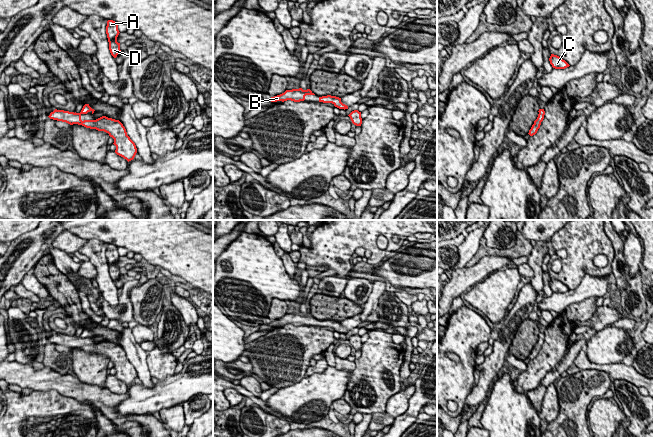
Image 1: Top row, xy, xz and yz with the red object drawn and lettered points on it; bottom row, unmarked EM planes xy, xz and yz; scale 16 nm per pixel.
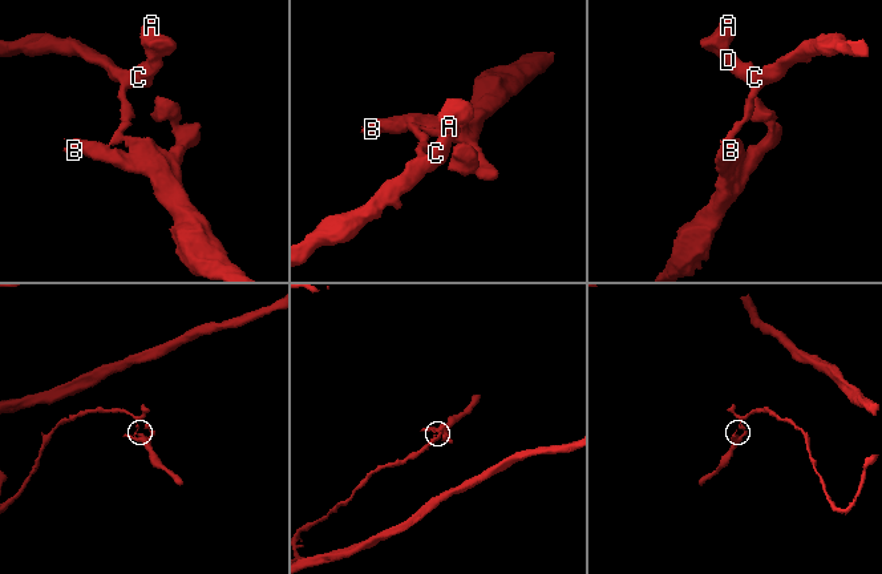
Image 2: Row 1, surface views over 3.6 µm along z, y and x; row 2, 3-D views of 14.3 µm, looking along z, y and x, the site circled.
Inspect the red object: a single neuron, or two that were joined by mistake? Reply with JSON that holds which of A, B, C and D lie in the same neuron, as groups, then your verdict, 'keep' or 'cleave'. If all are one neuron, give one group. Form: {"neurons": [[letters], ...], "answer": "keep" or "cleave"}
{"neurons": [["A", "C", "D"], ["B"]], "answer": "cleave"}

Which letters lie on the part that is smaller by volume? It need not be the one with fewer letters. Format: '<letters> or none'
B

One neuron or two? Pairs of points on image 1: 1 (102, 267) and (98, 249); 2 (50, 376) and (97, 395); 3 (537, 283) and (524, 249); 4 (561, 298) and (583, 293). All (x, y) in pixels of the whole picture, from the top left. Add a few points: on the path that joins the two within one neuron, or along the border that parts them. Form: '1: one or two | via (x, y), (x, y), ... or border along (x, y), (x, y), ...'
1: one | via (100, 263), (98, 253)
2: one | via (62, 384), (85, 393)
3: two | border along (532, 247), (528, 256)
4: one | via (566, 298), (578, 294)

